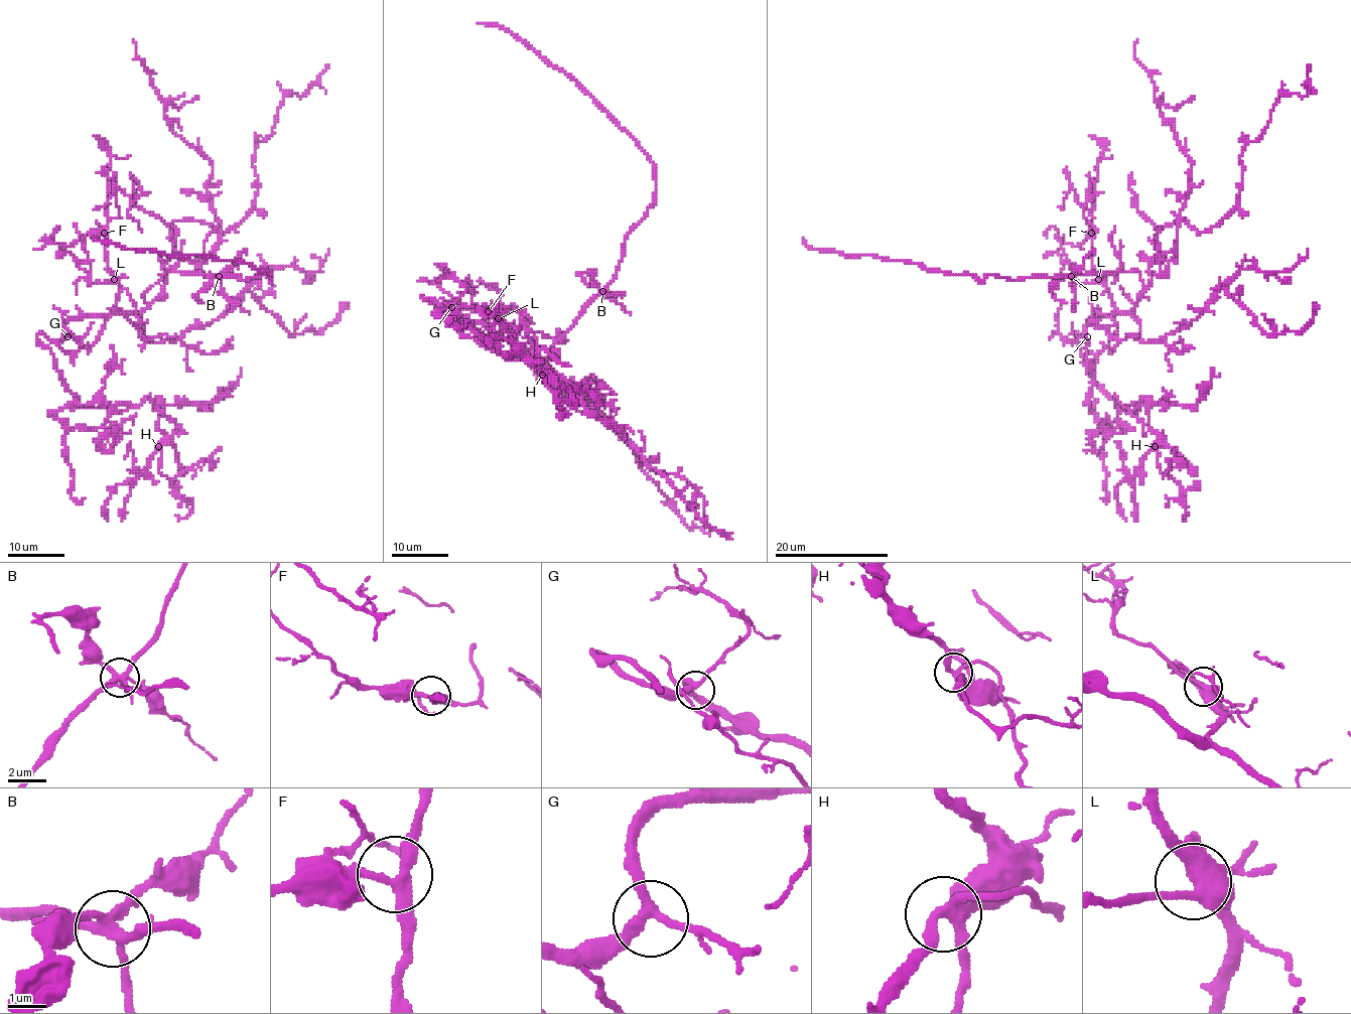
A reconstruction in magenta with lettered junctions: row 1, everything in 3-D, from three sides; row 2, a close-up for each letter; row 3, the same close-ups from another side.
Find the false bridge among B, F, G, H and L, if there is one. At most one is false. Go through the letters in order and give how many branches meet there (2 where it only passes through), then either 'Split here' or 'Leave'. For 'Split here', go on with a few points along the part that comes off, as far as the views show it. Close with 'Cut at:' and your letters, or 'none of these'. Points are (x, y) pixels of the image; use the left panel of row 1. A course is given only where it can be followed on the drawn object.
B: Branches: 6. Split here. Course of the part to remove: (219, 277), (215, 275), (196, 296), (204, 303)
F: Branches: 3. Leave
G: Branches: 3. Leave
H: Branches: 4. Leave
L: Branches: 4. Leave
Cut at: B

